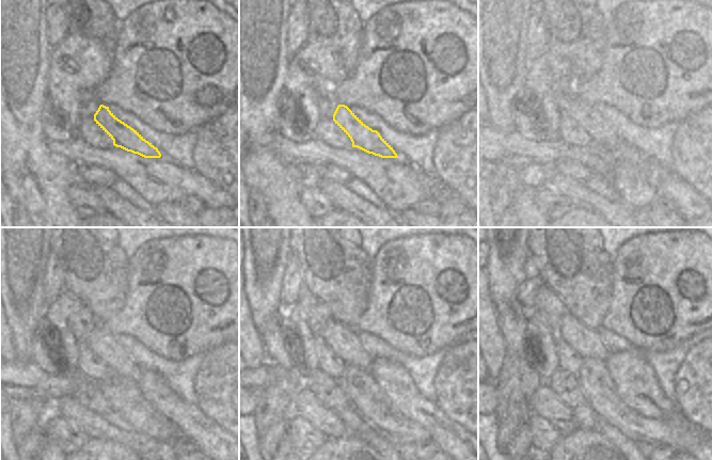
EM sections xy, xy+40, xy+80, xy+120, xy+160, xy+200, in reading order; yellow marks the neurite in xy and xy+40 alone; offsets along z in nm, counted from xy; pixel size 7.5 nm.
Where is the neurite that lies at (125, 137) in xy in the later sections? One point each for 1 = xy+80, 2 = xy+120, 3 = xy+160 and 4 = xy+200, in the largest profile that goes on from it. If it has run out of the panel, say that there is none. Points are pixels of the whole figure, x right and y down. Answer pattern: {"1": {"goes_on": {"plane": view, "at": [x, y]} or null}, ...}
{"1": {"goes_on": {"plane": "xy+80", "at": [585, 114]}}, "2": {"goes_on": {"plane": "xy+120", "at": [105, 345]}}, "3": {"goes_on": {"plane": "xy+160", "at": [344, 342]}}, "4": {"goes_on": {"plane": "xy+200", "at": [586, 342]}}}

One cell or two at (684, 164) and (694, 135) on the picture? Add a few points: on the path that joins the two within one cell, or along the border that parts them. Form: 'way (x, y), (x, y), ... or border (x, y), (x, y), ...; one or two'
way (692, 157), (694, 155), (694, 142); one

